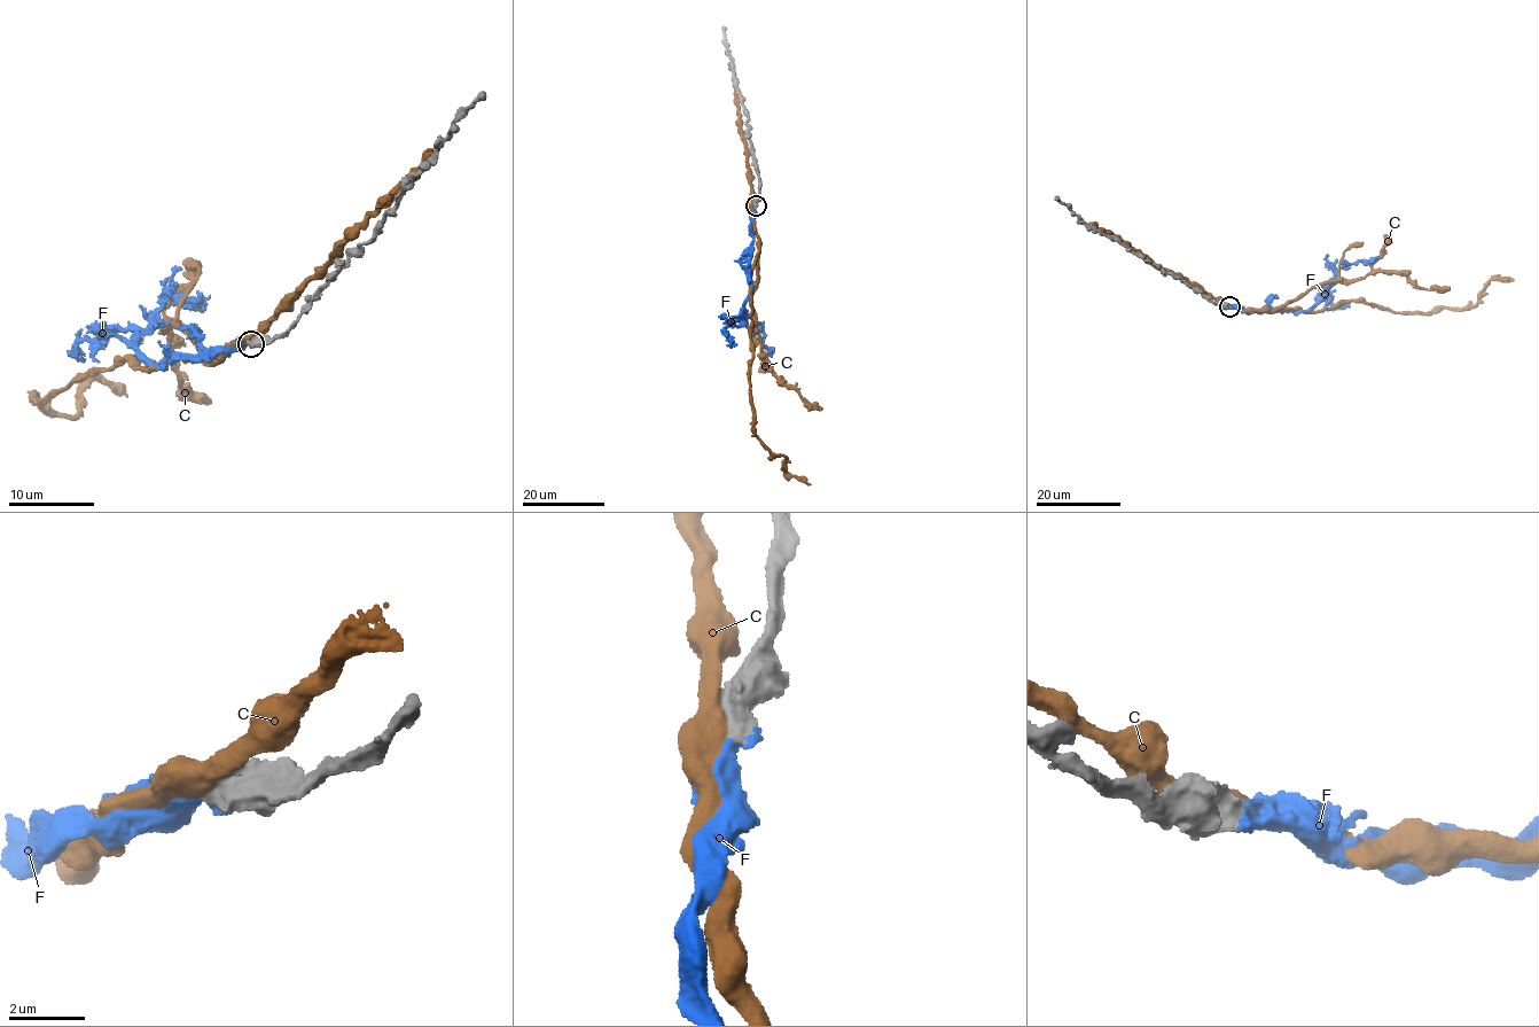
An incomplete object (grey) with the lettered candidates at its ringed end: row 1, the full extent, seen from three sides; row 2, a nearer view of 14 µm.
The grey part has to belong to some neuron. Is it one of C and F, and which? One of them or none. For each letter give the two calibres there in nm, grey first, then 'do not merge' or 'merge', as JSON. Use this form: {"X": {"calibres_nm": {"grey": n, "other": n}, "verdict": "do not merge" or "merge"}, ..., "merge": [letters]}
{"C": {"calibres_nm": {"grey": 750, "other": 500}, "verdict": "do not merge"}, "F": {"calibres_nm": {"grey": 600, "other": 440}, "verdict": "merge"}, "merge": ["F"]}

